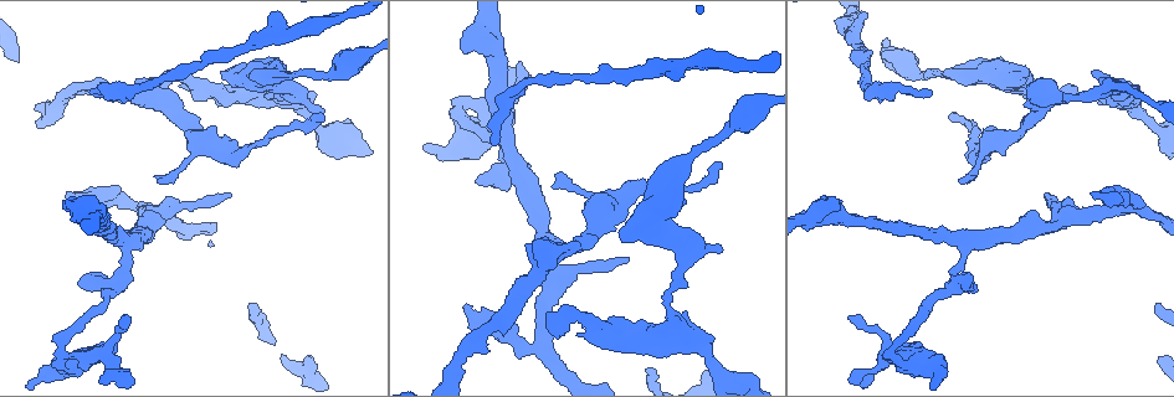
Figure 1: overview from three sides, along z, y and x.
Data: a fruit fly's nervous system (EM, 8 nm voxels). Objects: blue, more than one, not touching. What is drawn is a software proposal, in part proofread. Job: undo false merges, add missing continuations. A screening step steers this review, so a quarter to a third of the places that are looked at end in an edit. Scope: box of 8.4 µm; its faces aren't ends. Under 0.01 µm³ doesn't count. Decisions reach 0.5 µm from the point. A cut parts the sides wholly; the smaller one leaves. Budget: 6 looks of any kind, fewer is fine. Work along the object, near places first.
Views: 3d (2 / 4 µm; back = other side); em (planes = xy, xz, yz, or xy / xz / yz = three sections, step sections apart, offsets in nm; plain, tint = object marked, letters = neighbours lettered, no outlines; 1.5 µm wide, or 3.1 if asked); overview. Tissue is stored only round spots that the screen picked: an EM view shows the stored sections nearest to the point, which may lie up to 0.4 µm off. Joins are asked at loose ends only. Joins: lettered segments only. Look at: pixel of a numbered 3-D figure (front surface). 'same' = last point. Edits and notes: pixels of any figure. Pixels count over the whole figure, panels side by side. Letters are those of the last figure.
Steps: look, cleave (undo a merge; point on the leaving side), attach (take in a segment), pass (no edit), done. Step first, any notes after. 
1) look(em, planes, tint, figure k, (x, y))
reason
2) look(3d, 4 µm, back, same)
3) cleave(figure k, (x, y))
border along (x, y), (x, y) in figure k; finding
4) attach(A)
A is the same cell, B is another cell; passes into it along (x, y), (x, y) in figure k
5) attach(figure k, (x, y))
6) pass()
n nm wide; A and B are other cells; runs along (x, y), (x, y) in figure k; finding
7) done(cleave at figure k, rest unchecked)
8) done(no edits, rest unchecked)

look(3d, 2 µm, figure 1, (928, 92))

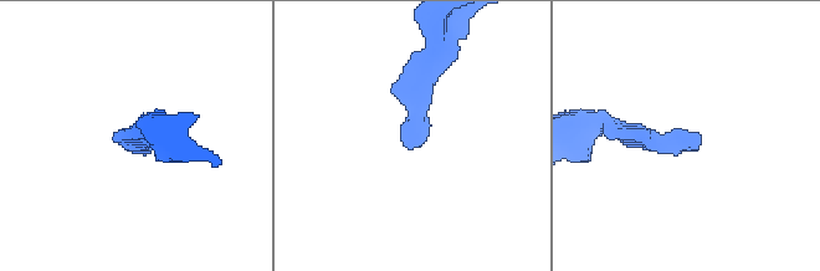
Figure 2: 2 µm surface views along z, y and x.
look(em, xz, step 8, tint, figure 2, (697, 135))

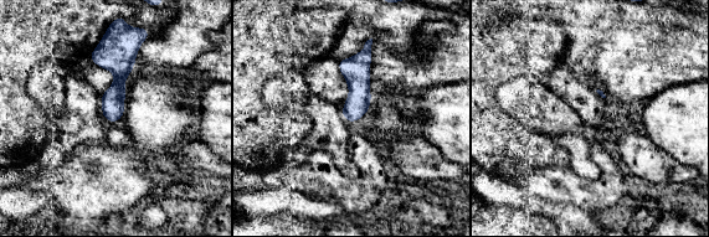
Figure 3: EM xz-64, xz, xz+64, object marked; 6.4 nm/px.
look(em, planes, letters, same)

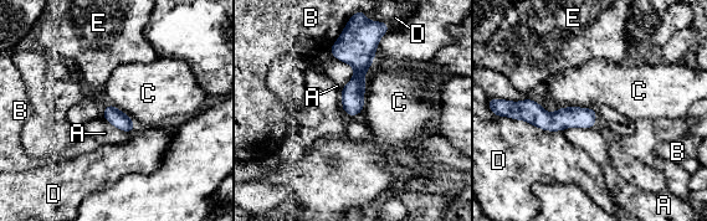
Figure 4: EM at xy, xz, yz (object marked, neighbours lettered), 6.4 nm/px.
pass()
120 nm wide; A, B, C, D and E are other cells; border along (558, 107), (593, 107), (597, 109) in figure 4; no lettered segment goes on from it

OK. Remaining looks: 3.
look(em, xy, step 4, tint, figure 1, (225, 74))
thick end

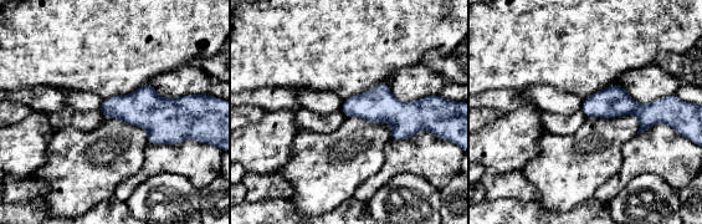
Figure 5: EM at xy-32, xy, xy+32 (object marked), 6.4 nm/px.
look(em, planes, letters, same)
cut it another way

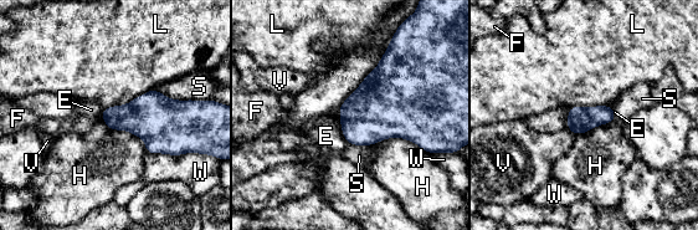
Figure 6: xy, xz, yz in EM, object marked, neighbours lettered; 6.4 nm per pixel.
pass()
E, F, H, L, S, V and W are other cells; none of them fits

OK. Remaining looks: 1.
look(em, planes, letters, figure 1, (912, 357))
two arms at a narrow angle

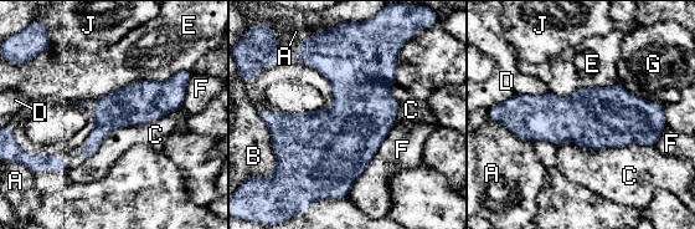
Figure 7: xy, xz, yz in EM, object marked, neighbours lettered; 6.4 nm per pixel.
pass()
A, B, C, D, E, F, G and J are other cells; border along (618, 80), (569, 97), (549, 91) in figure 7; one neuron here

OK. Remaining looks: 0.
done(no edits, rest unchecked)

